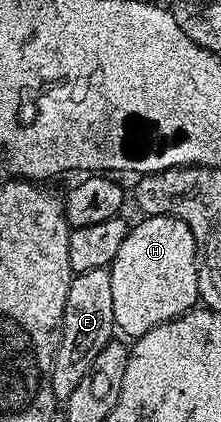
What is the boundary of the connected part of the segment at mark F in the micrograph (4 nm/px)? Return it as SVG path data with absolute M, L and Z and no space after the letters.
M109 268L84 270L71 279L68 286L68 302L64 306L62 338L56 345L52 378L52 394L55 401L64 402L80 386L80 378L96 362L96 354L115 339L112 314L112 278Z

